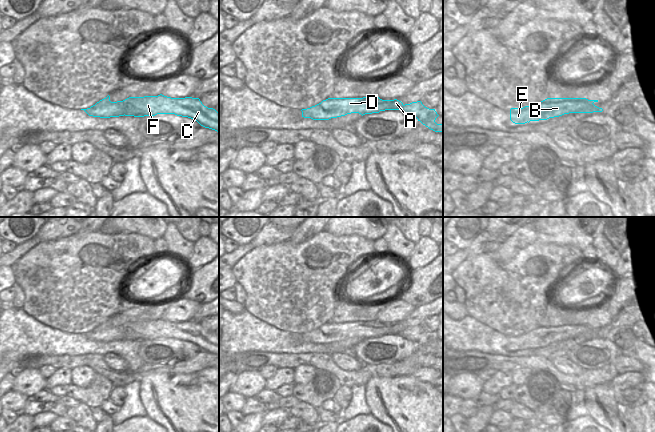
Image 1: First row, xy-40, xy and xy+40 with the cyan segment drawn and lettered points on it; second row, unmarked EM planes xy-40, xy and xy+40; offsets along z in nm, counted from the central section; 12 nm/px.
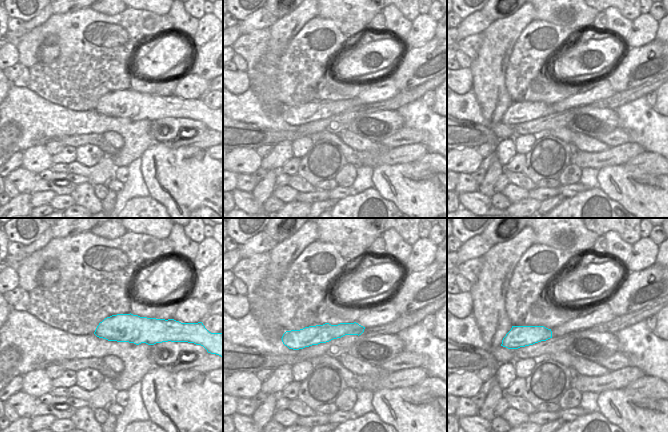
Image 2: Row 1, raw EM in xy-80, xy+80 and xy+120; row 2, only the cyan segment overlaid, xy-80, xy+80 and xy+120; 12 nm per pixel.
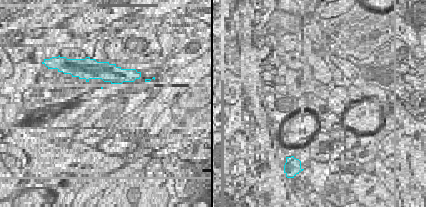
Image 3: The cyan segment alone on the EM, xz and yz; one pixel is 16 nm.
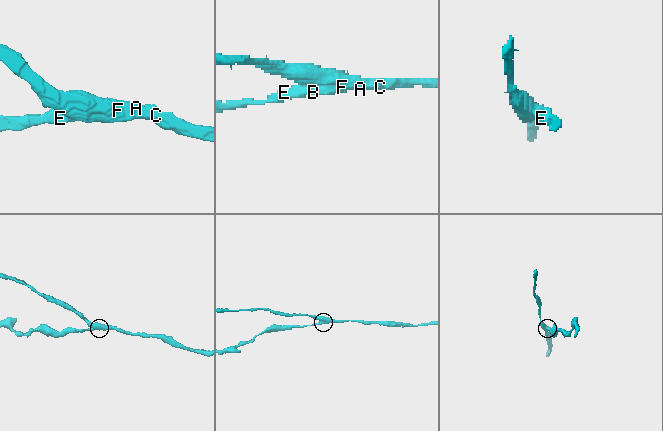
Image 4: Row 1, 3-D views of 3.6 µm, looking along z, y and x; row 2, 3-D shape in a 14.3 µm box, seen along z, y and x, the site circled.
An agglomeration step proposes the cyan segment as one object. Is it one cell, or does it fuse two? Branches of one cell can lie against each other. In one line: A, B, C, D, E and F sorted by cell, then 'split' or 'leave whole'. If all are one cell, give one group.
groups A B D E / C F; split

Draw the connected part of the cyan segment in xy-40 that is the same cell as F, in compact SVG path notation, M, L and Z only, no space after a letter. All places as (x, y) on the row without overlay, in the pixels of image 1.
M158 320L129 321L123 324L124 339L134 341L175 338L197 345L201 350L219 356L219 337L202 328L199 322Z

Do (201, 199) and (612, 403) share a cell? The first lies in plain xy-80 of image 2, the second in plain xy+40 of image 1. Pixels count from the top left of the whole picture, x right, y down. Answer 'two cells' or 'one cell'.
one cell

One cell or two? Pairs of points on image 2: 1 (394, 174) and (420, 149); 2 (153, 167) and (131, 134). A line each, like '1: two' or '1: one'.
1: two
2: two

